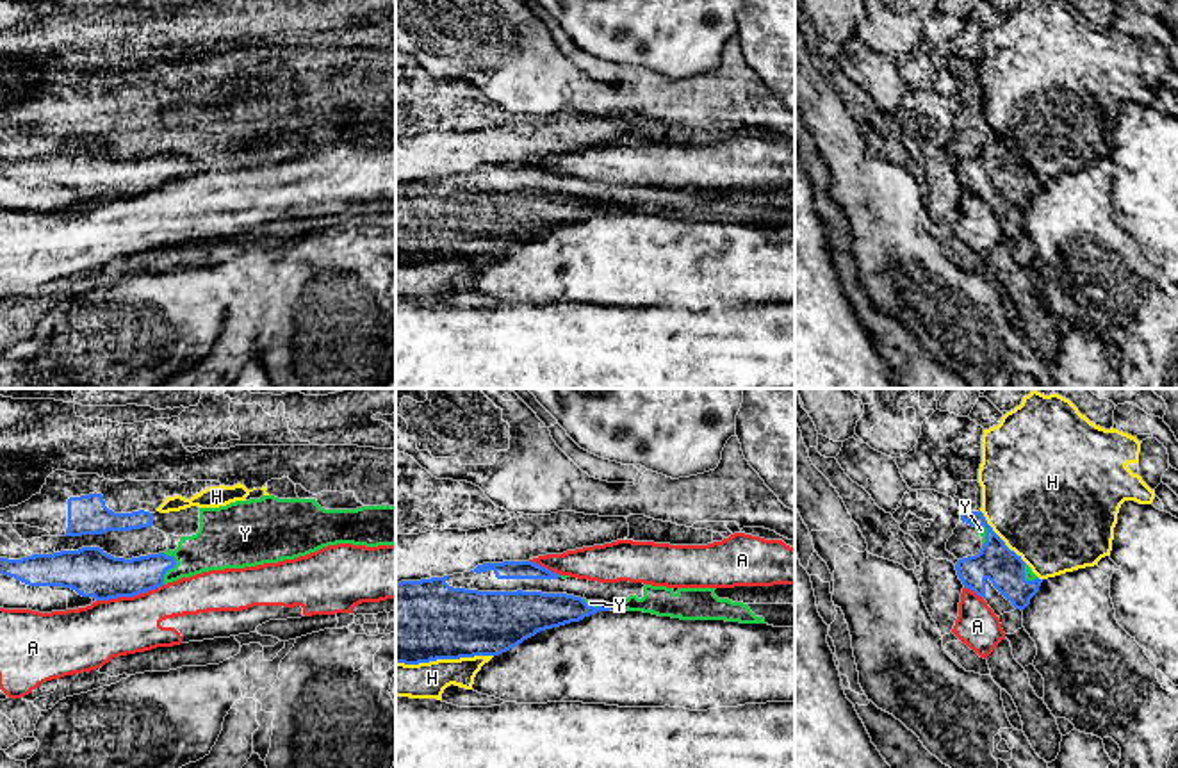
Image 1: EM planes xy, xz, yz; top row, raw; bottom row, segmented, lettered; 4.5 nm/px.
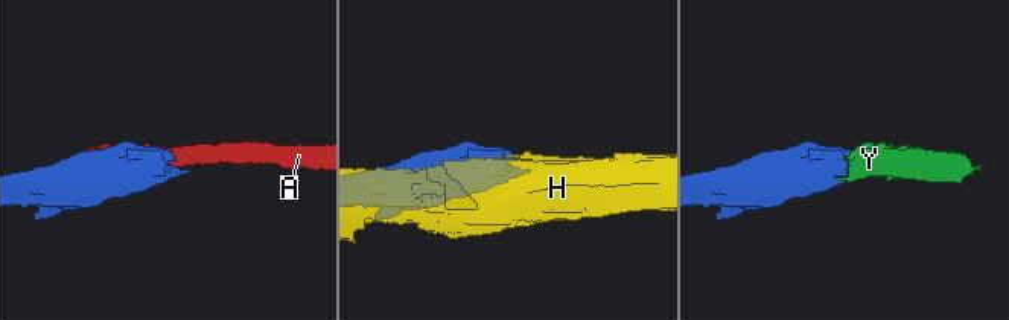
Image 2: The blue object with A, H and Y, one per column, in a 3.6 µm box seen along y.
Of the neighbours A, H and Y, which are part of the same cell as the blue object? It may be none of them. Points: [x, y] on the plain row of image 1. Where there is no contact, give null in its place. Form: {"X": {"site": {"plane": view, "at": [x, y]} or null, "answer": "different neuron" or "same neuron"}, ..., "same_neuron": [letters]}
{"A": {"site": {"plane": "xy", "at": [129, 196]}, "answer": "different neuron"}, "H": {"site": {"plane": "xz", "at": [444, 259]}, "answer": "different neuron"}, "Y": {"site": {"plane": "xy", "at": [171, 168]}, "answer": "same neuron"}, "same_neuron": ["Y"]}

